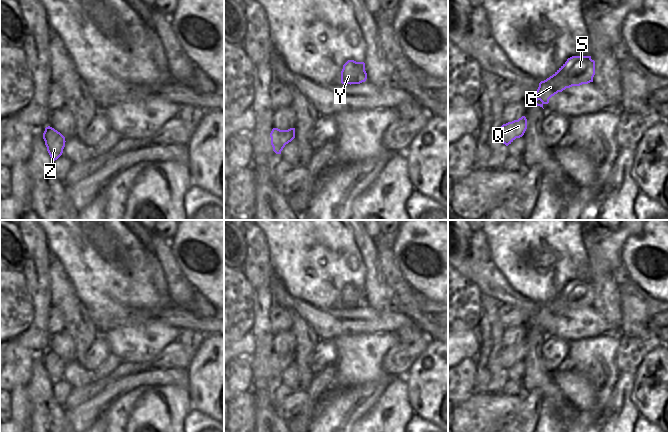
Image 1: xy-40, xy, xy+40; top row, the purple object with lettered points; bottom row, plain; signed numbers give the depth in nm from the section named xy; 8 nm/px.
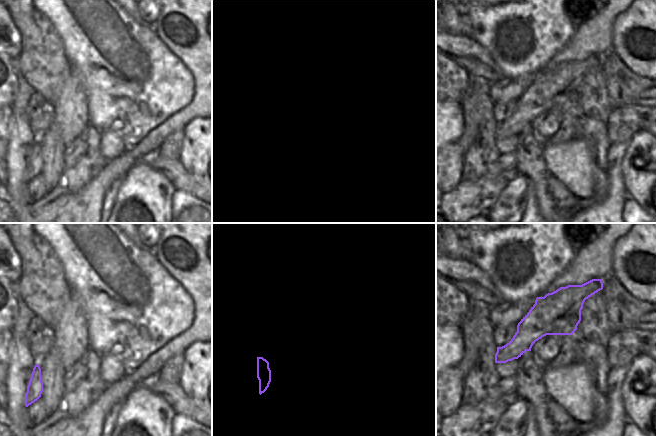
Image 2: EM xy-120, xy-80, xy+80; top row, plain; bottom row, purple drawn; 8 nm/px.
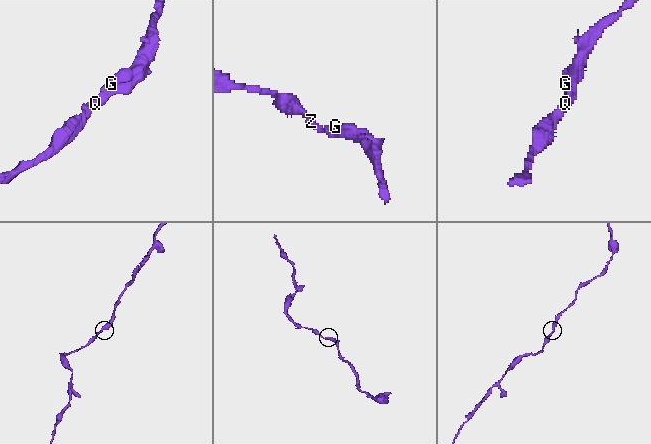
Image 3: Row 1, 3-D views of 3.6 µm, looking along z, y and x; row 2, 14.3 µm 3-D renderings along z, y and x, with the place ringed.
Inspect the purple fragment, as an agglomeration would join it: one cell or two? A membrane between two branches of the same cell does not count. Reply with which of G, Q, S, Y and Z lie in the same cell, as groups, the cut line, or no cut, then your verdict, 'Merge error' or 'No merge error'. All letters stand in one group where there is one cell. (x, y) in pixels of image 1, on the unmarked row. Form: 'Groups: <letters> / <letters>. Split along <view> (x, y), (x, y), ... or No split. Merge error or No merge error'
Groups: G Q S Y Z. No split. No merge error.

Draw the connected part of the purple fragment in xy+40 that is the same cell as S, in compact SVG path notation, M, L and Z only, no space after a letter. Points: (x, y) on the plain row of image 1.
M572 280L552 300L539 307L537 315L529 320L529 325L543 332L558 316L593 306L594 299L595 285L591 280Z

